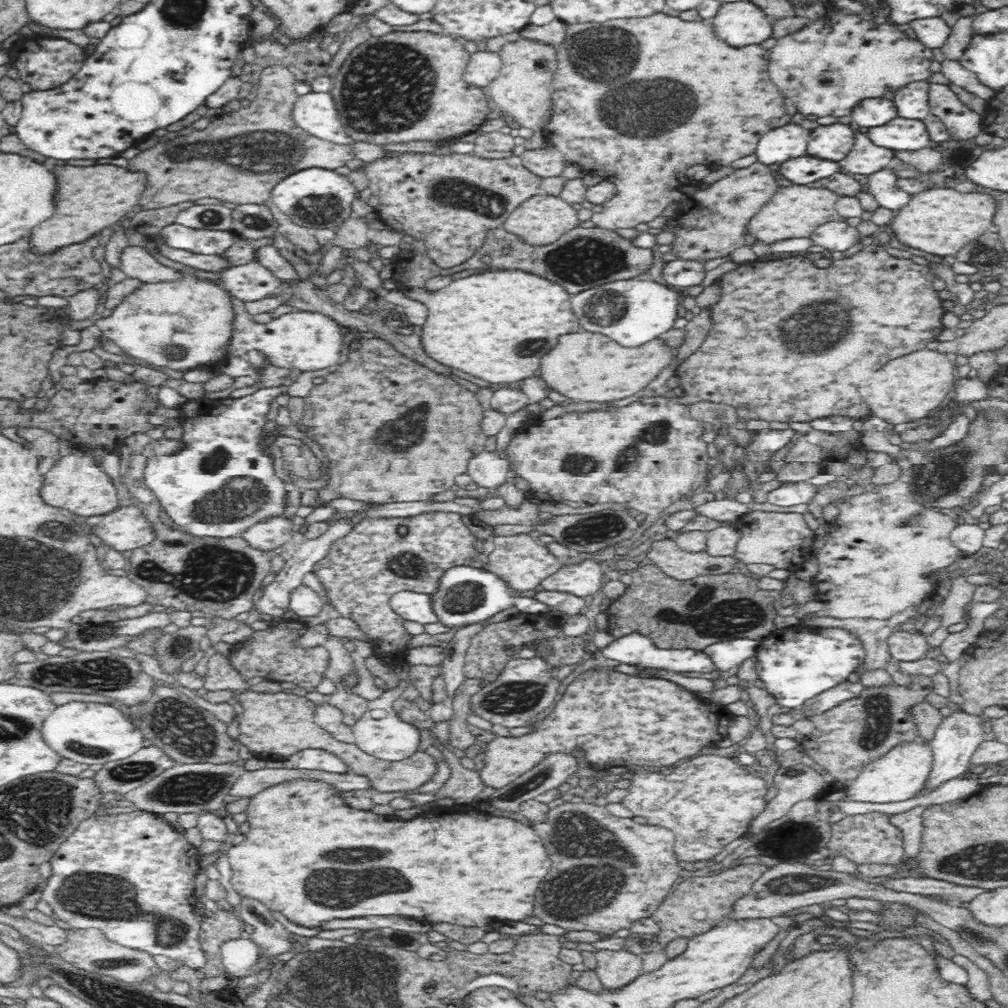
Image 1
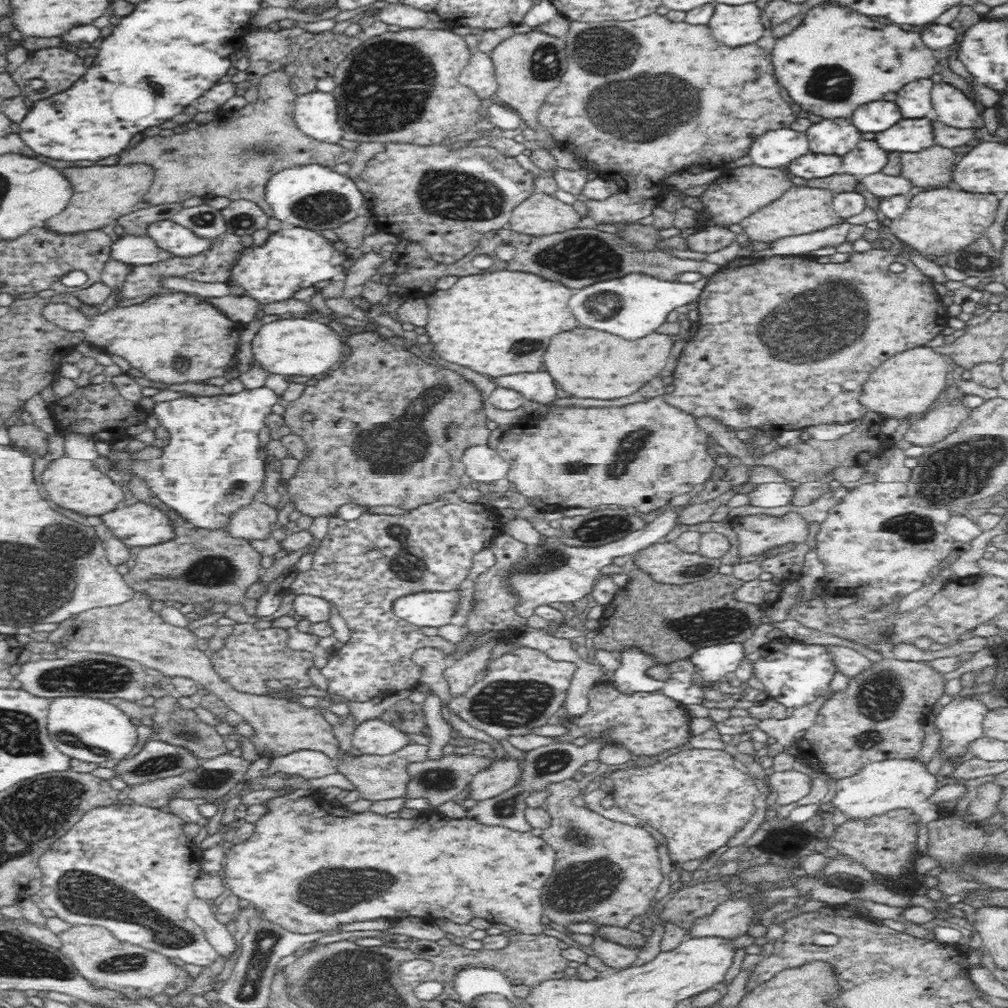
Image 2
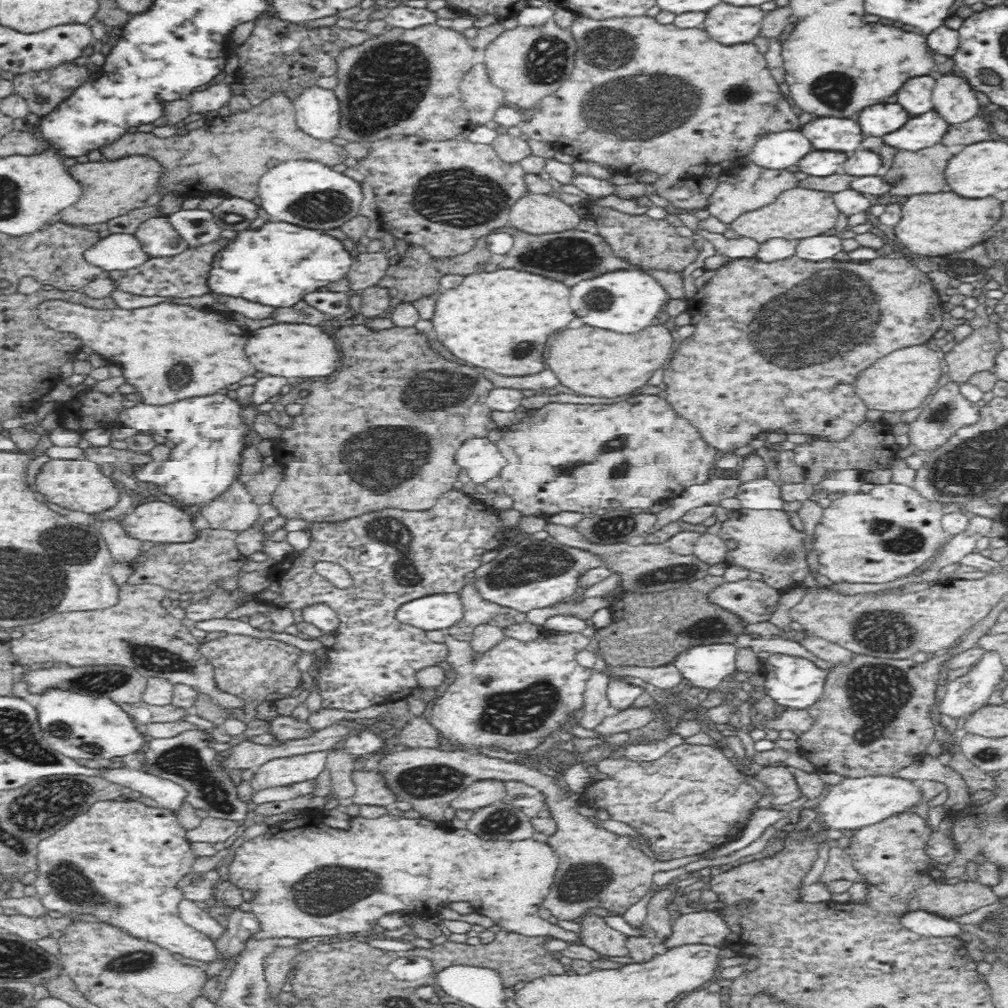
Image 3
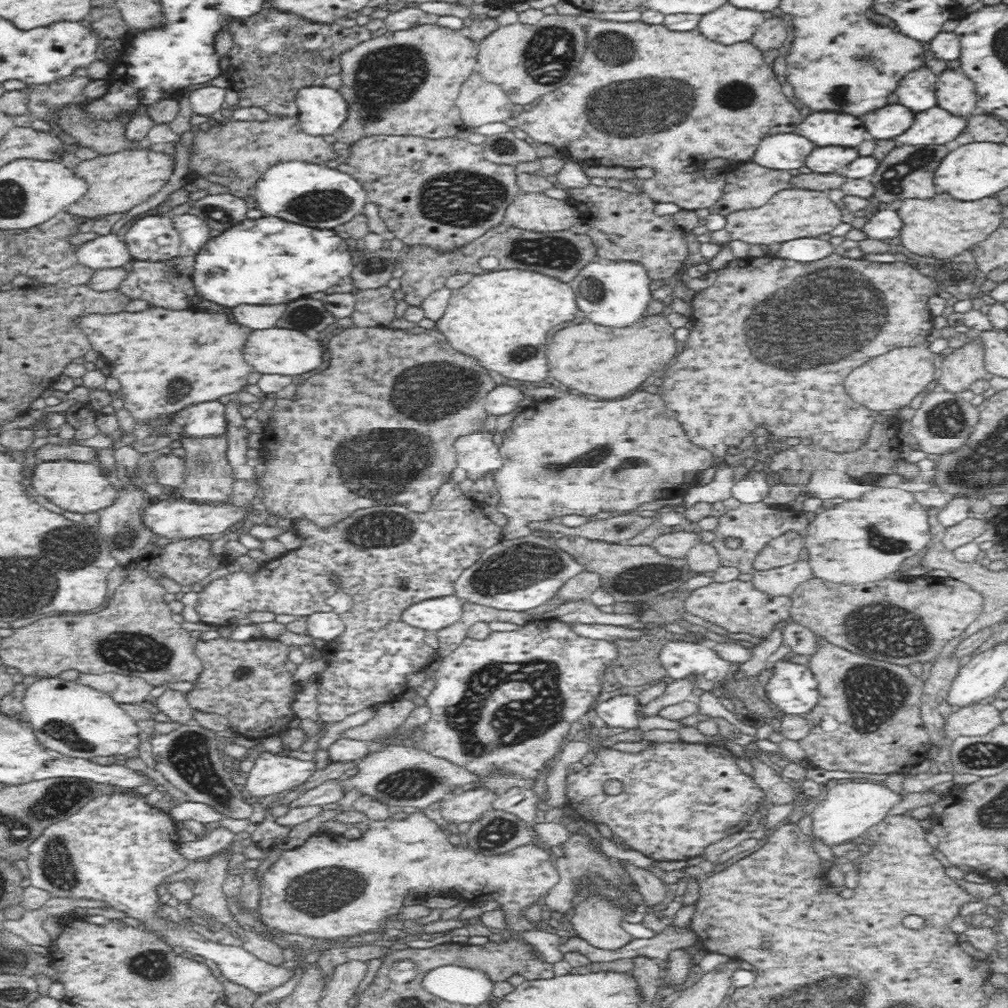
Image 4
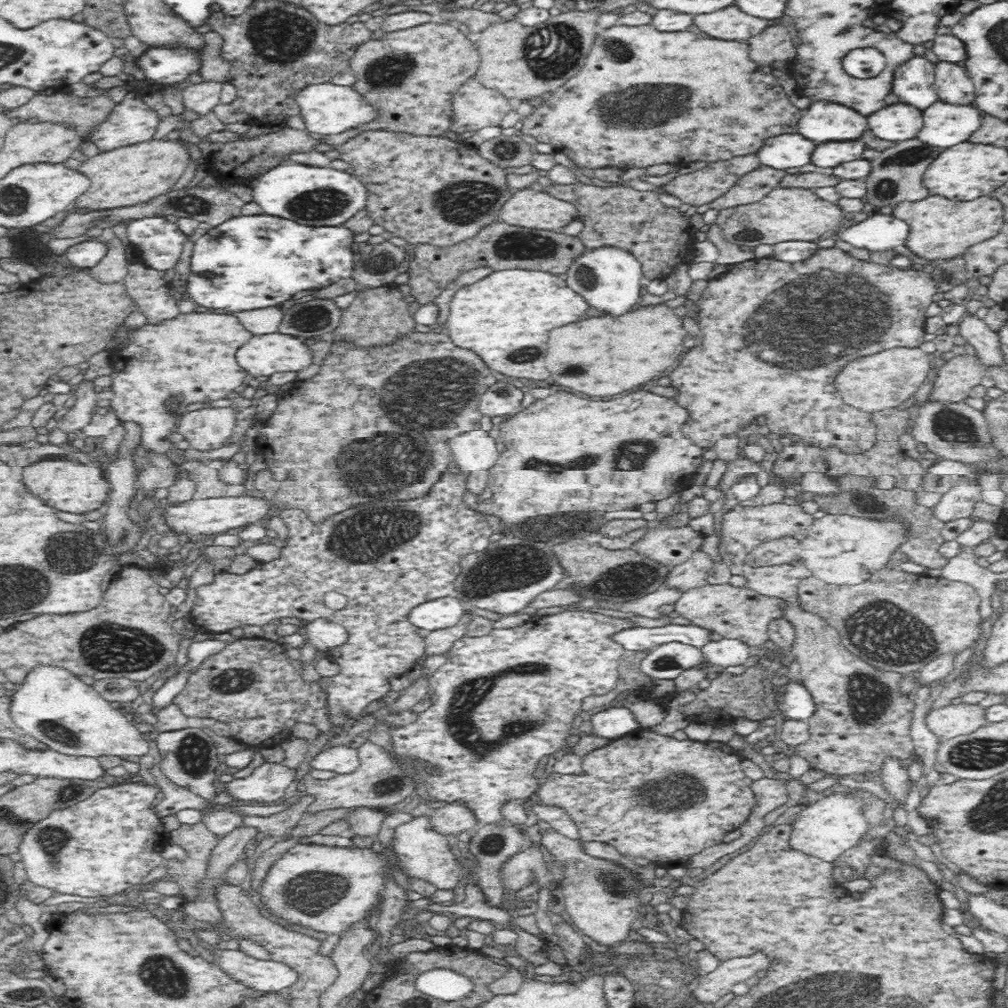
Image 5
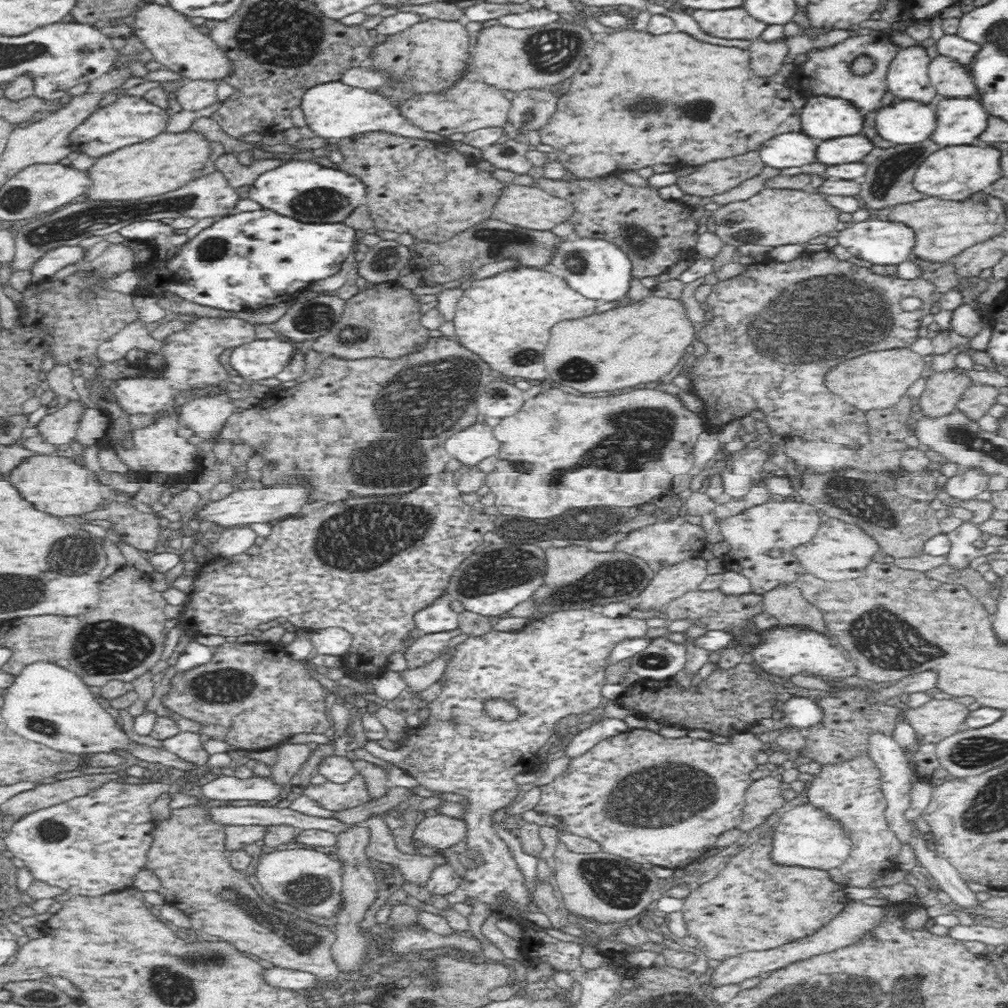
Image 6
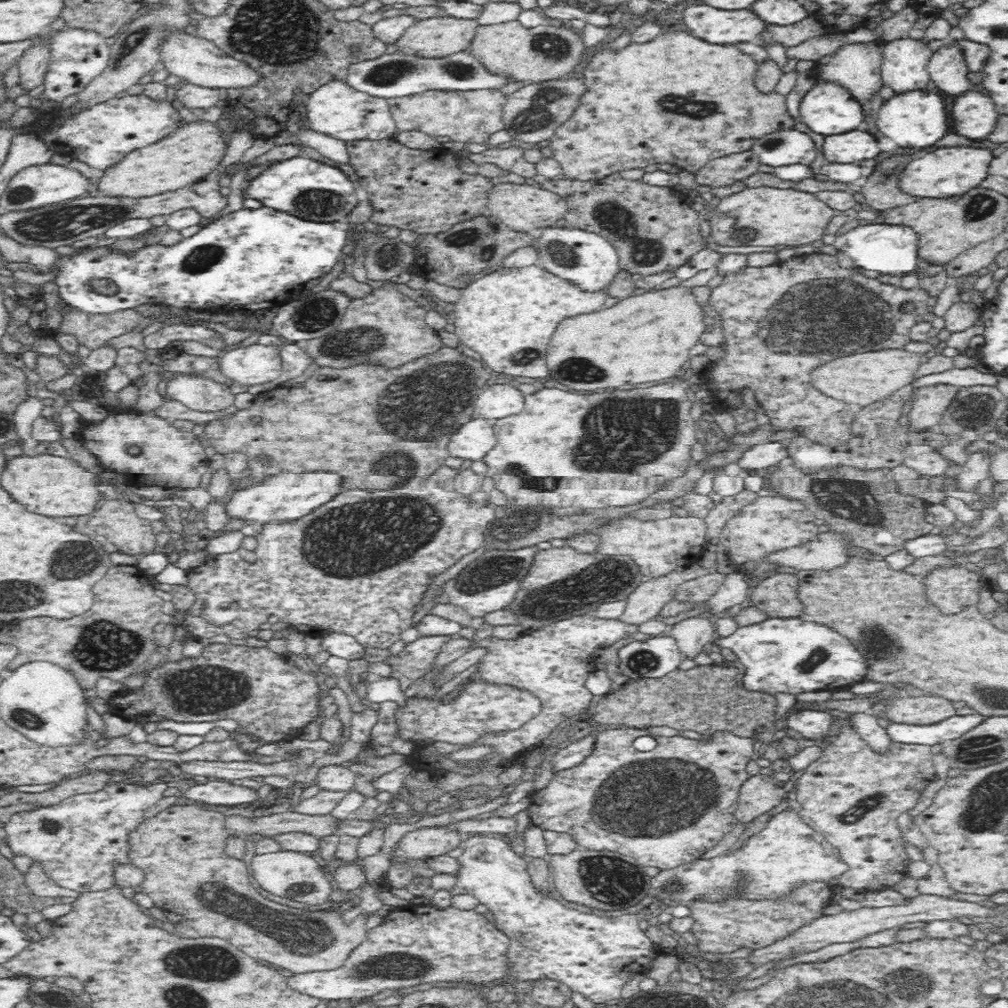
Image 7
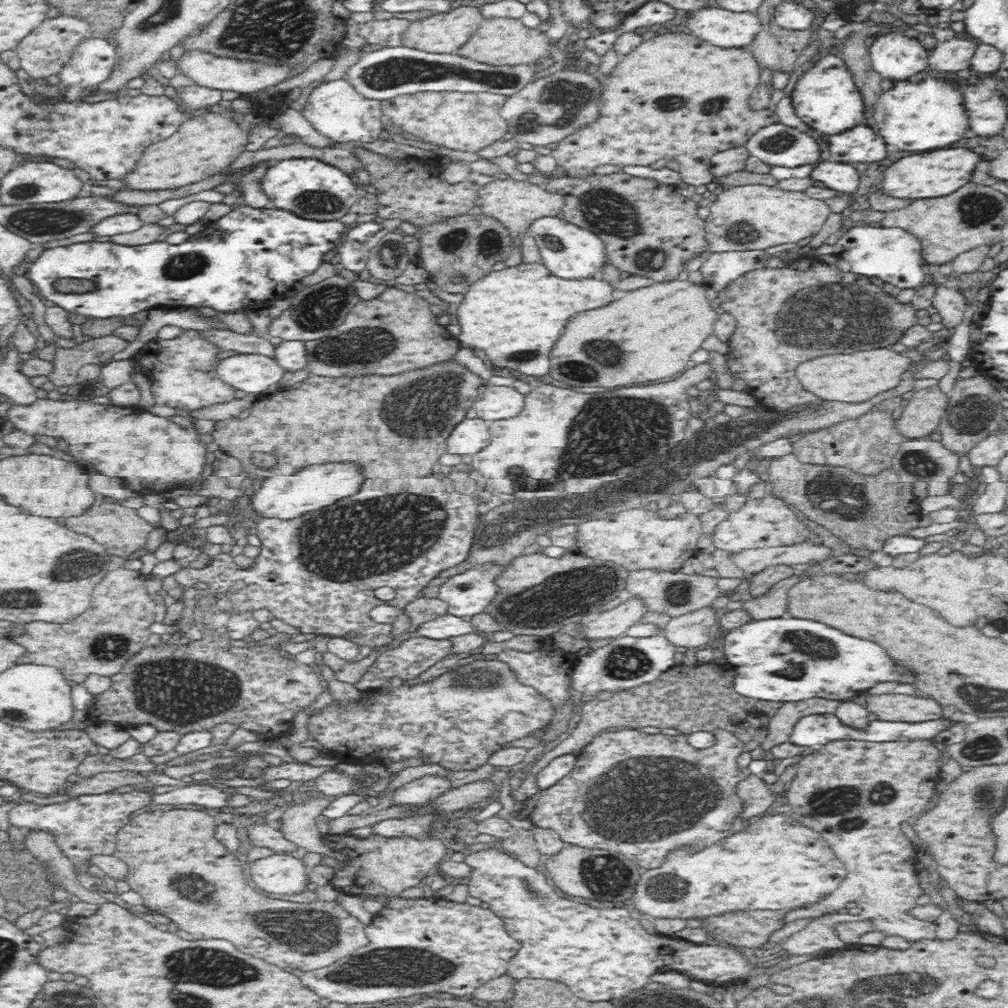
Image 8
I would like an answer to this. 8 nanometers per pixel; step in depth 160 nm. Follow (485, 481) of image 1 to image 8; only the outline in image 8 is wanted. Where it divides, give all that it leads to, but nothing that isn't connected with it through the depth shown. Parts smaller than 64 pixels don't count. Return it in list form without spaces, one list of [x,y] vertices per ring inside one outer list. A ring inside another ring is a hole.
[[[476,417],[475,419],[463,418],[451,429],[447,436],[445,451],[452,454],[475,455],[490,442],[489,422]]]

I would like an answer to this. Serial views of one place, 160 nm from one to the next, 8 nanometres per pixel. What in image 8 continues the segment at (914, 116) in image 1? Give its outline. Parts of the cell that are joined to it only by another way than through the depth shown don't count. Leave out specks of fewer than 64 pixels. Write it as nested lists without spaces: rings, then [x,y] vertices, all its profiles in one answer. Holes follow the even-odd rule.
[[[899,25],[893,32],[887,28],[875,35],[869,58],[874,71],[895,82],[928,70],[929,52],[924,42],[905,36]]]

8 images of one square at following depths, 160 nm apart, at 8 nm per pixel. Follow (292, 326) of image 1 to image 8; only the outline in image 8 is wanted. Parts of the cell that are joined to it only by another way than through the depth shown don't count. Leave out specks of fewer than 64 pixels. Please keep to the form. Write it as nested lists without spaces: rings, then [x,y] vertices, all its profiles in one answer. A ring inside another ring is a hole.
[[[241,353],[224,358],[216,368],[216,375],[227,385],[258,397],[270,393],[284,372],[274,359]]]

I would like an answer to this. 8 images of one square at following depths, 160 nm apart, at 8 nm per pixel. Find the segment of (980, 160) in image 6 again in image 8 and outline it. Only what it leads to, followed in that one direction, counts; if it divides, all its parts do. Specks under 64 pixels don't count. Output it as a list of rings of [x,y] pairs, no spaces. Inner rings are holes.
[[[944,148],[944,150],[926,152],[926,154],[906,156],[906,158],[892,162],[884,170],[884,176],[878,184],[878,188],[875,189],[883,192],[886,196],[912,198],[912,200],[946,196],[970,180],[976,162],[978,162],[978,156],[966,148]]]

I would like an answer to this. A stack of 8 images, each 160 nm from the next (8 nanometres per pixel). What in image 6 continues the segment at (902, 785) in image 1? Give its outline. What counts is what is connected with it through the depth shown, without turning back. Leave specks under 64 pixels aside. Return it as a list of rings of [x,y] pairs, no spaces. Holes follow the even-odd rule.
[[[810,804],[800,805],[788,812],[780,813],[778,825],[767,832],[772,838],[770,862],[782,867],[809,868],[810,870],[828,871],[839,868],[850,858],[851,842],[842,833],[837,823]]]

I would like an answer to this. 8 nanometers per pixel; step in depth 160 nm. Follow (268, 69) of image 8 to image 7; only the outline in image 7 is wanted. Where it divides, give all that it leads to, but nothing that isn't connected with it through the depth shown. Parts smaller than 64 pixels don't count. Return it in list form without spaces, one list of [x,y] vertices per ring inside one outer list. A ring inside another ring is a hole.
[[[185,31],[169,35],[166,42],[162,44],[161,61],[168,74],[180,77],[184,83],[188,82],[208,89],[256,87],[258,82],[264,80],[264,74],[260,74],[246,62],[226,56],[226,53],[222,52],[213,42],[208,42],[204,38],[198,38]]]

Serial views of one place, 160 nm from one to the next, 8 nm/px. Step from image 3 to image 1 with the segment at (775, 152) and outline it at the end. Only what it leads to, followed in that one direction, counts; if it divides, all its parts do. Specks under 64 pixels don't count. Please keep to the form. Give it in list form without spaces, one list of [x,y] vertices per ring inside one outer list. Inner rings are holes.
[[[788,124],[766,132],[757,142],[755,153],[758,161],[766,166],[779,164],[806,154],[809,130],[802,126]]]

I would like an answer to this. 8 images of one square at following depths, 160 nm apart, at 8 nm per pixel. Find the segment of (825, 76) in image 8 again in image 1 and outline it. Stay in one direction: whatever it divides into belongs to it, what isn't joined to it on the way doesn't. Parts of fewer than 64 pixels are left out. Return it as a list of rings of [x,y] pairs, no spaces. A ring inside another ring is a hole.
[[[840,123],[814,128],[809,132],[808,155],[826,160],[842,160],[854,144],[854,130],[850,124]]]

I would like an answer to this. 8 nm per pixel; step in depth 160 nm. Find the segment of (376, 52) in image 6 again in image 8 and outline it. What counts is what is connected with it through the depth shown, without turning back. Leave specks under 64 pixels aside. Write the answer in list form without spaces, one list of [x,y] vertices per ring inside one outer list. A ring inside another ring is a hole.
[[[480,2],[472,6],[452,7],[449,11],[434,13],[433,16],[411,21],[410,26],[403,32],[402,44],[438,55],[455,54],[458,48],[468,42],[483,18],[483,12],[480,12]]]

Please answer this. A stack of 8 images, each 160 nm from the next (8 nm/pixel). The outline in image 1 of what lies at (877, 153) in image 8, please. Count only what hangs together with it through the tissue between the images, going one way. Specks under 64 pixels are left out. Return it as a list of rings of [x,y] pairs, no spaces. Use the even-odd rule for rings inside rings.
[[[808,154],[802,158],[788,160],[786,164],[780,165],[780,174],[784,174],[792,184],[808,185],[811,182],[840,173],[840,164],[830,160],[820,160]]]

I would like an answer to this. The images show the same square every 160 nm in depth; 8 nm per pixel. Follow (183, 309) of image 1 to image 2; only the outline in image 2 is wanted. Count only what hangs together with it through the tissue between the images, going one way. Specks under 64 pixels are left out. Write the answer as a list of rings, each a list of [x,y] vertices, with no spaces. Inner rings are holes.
[[[173,289],[158,291],[142,303],[131,306],[115,306],[115,301],[111,301],[92,316],[76,306],[52,302],[42,307],[42,316],[64,333],[84,332],[88,344],[108,355],[123,356],[134,370],[154,384],[202,384],[210,377],[224,376],[238,368],[236,354],[242,324],[228,320],[210,300],[196,294]]]

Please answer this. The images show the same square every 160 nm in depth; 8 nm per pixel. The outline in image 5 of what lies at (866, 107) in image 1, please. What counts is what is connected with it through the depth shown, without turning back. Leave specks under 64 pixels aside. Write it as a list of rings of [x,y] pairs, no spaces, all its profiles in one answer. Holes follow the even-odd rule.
[[[892,104],[870,116],[872,132],[890,142],[912,140],[924,126],[924,115],[910,104]]]

